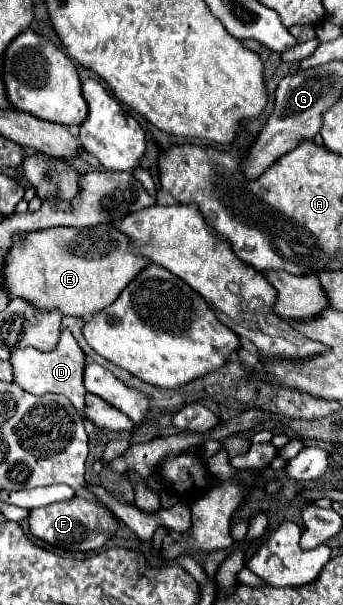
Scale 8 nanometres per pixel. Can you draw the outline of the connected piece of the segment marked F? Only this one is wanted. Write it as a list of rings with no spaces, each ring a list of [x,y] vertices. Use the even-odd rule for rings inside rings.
[[[73,497],[71,501],[39,507],[29,513],[29,531],[37,539],[43,539],[49,545],[67,551],[97,551],[107,543],[107,539],[113,535],[115,529],[117,529],[117,519],[113,515],[103,515],[99,507],[79,497]]]

